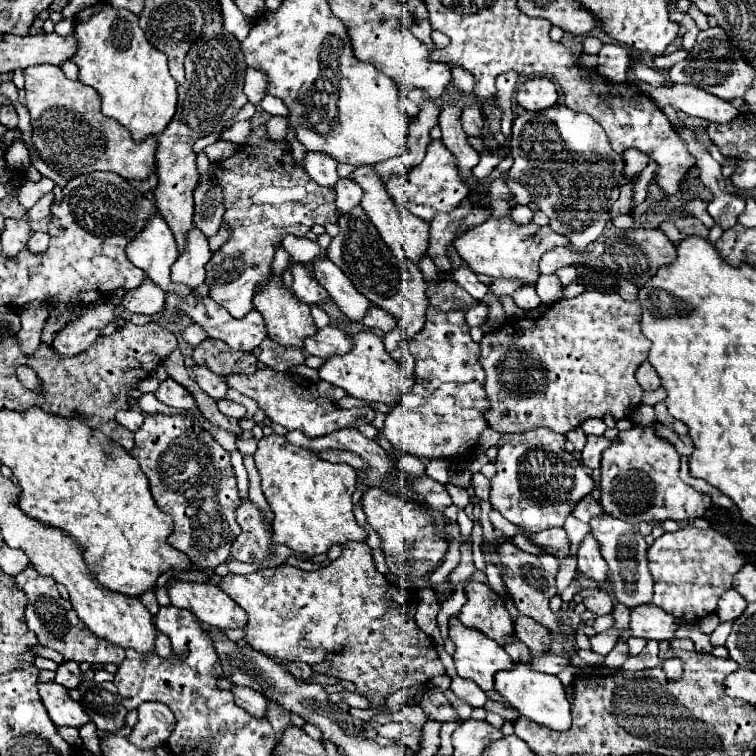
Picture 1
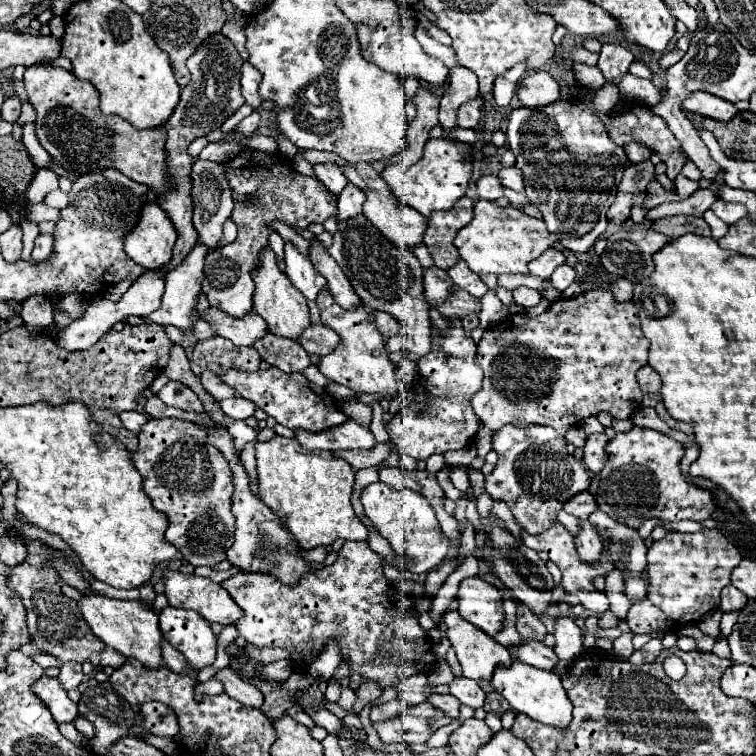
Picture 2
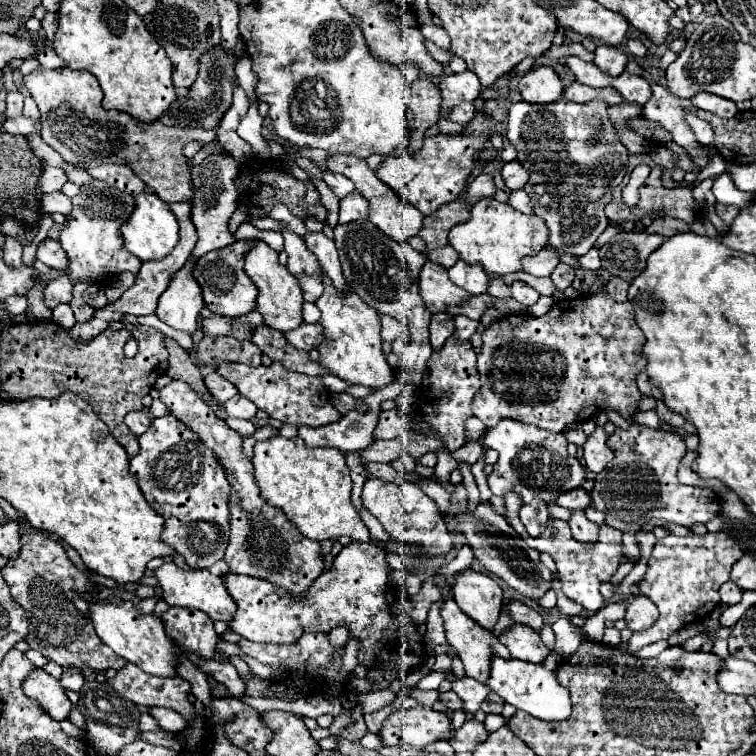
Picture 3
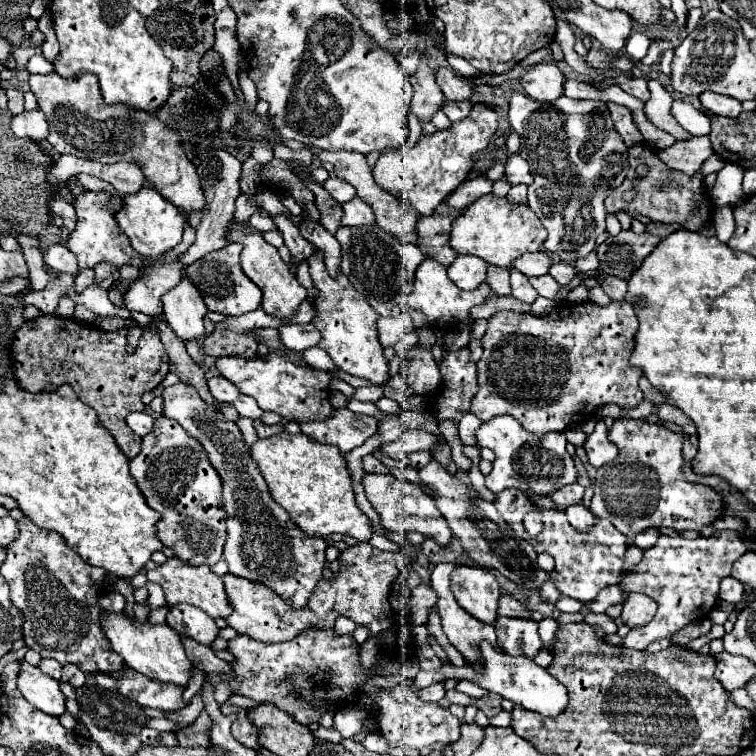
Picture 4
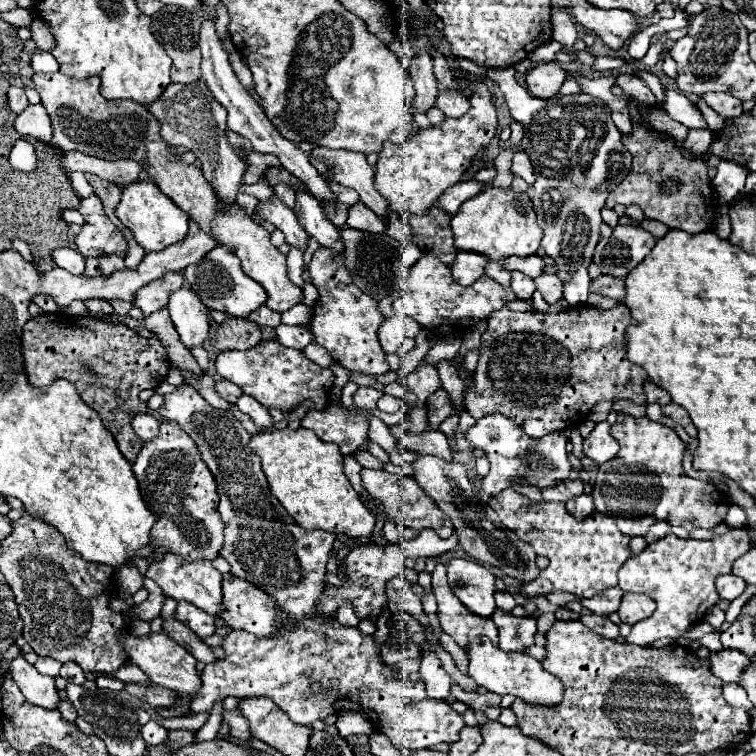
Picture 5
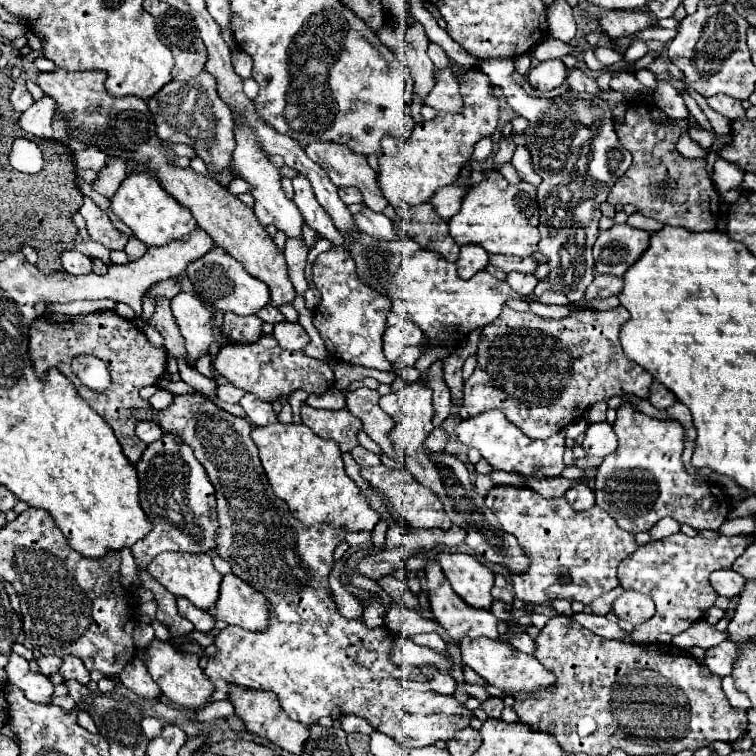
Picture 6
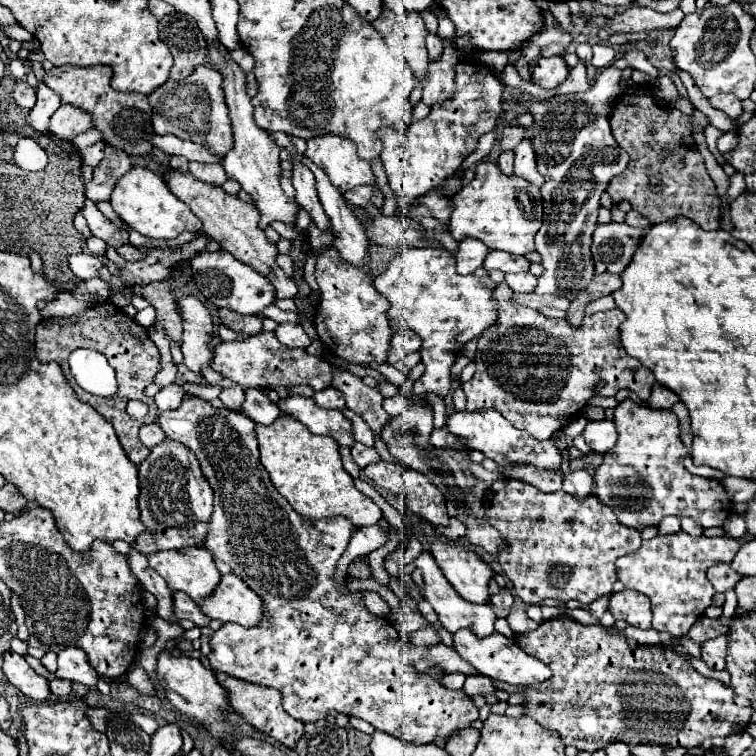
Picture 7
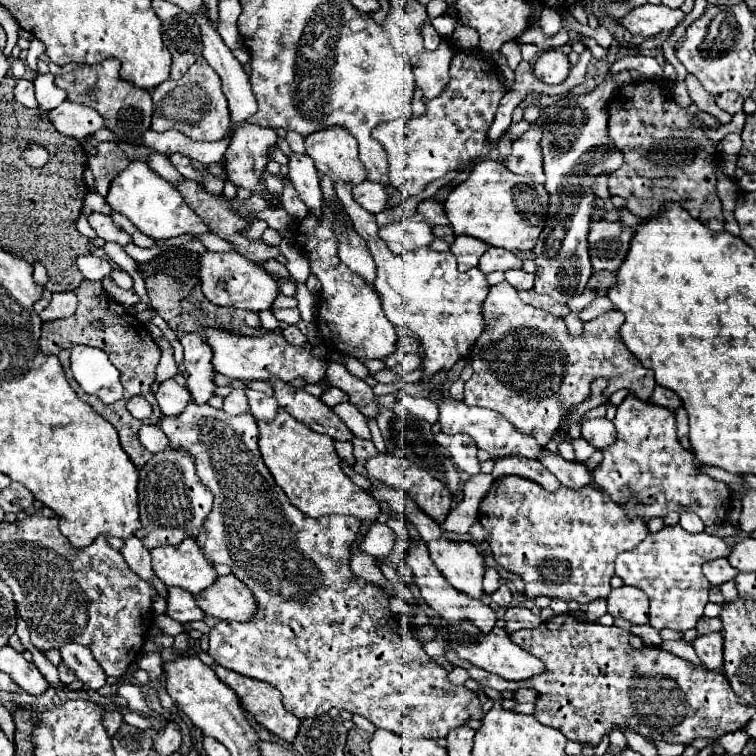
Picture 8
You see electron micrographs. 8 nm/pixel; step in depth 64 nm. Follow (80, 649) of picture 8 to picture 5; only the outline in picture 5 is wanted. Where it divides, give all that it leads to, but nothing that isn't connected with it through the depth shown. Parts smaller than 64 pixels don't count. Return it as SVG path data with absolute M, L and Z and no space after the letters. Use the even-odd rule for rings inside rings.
M66 662L62 666L62 670L60 670L60 676L66 678L66 680L70 680L70 682L74 682L74 684L84 684L84 680L86 680L82 668L76 662Z

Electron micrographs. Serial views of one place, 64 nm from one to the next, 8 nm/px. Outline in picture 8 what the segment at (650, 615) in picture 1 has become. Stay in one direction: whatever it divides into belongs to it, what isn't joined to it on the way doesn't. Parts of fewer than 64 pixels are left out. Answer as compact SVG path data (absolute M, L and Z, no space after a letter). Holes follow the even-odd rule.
M622 586L614 588L608 594L608 614L614 618L624 618L632 624L648 624L648 596L644 596L642 590Z

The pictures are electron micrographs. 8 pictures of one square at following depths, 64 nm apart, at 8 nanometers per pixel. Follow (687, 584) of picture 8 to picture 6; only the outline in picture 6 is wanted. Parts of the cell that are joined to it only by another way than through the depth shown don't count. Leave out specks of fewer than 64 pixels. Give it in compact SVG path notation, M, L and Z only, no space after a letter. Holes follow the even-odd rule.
M678 532L662 540L652 540L646 546L640 546L632 556L620 562L618 580L624 590L636 590L642 594L650 594L656 604L656 614L646 622L634 628L630 634L634 644L654 644L660 634L682 634L694 622L702 620L706 610L712 608L718 594L710 586L712 570L730 568L732 562L746 550L748 538L742 536L718 536L708 540L704 536L688 538Z

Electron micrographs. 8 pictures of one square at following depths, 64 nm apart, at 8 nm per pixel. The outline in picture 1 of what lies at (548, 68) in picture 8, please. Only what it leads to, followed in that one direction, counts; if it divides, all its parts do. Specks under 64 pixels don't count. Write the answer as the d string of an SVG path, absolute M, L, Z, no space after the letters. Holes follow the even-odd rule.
M532 78L520 84L516 92L516 102L528 112L540 112L558 102L558 92L552 80L548 78Z

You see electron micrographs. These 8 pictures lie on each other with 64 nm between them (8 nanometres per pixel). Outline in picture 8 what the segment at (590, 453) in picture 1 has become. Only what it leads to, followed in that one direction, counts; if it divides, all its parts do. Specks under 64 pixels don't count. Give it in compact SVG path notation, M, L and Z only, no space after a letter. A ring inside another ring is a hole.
M584 420L582 438L592 444L596 450L604 450L616 442L616 428L610 420Z

